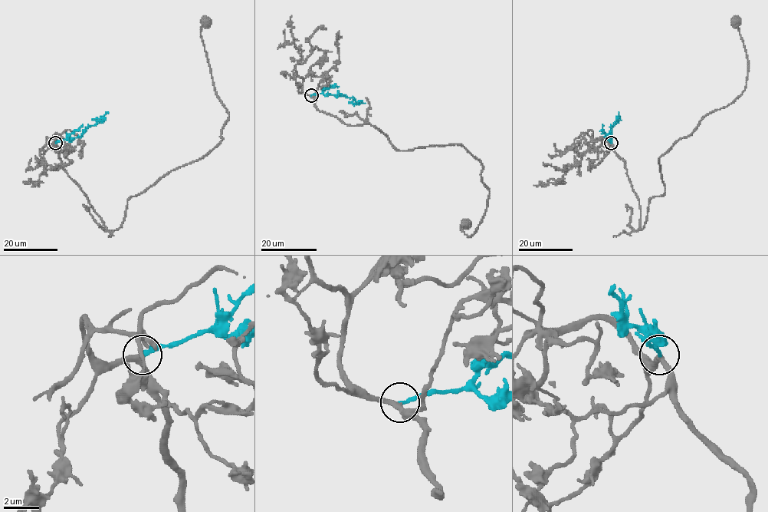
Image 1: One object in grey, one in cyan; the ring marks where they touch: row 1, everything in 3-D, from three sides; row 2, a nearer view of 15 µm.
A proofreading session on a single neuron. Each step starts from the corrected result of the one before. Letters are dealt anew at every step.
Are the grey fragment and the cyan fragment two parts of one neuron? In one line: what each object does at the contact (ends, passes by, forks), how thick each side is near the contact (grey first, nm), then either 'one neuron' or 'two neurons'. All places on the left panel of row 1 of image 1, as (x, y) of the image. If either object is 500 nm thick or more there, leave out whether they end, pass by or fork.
grey passes by; cyan ends; calibres 280 and 240 nm; one neuron

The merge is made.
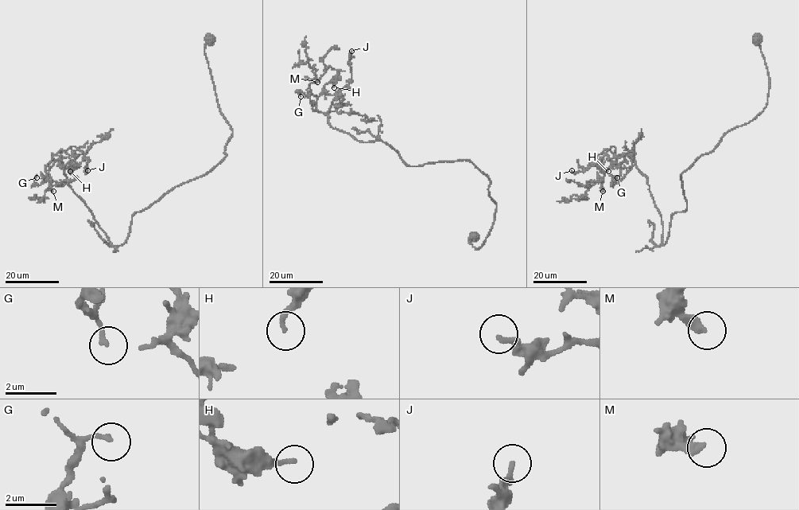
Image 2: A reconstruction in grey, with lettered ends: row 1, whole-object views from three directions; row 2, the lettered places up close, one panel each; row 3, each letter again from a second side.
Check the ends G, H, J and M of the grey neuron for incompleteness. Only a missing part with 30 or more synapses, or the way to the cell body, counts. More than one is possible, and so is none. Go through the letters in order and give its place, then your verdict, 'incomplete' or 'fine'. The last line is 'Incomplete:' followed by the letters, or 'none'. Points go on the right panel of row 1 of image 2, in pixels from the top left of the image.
G: (617, 177) | fine
H: (608, 171) | fine
J: (572, 170) | fine
M: (603, 191) | fine
Incomplete: none

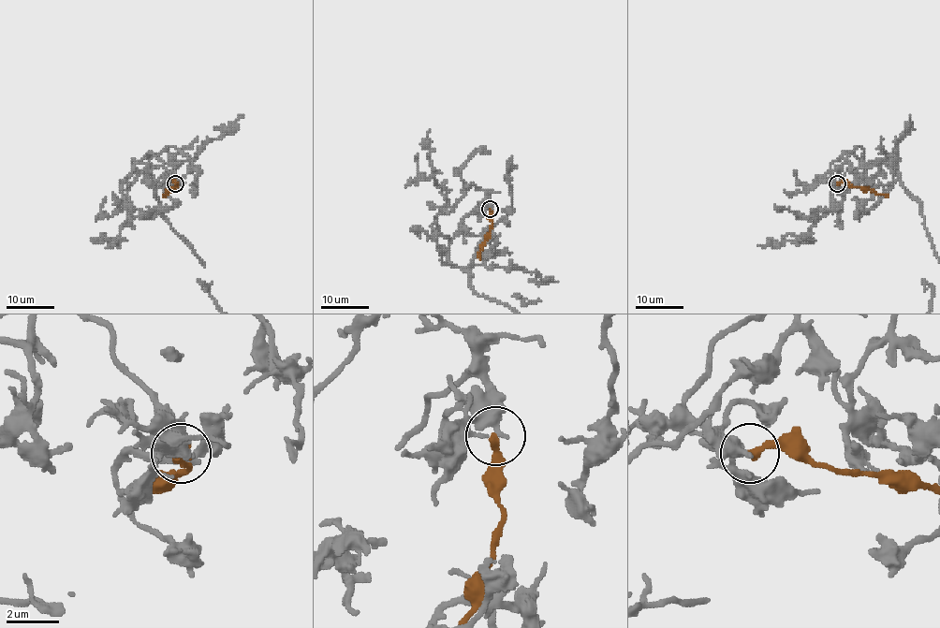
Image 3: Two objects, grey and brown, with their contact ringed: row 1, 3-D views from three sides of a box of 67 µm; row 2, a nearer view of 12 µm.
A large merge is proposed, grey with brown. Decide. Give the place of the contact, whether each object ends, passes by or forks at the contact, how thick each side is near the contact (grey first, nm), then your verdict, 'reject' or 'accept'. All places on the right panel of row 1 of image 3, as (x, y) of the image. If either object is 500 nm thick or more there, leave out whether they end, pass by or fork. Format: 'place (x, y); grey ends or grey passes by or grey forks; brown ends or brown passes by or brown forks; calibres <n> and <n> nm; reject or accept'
place (837, 183); grey passes by; brown ends; calibres 400 and 320 nm; reject

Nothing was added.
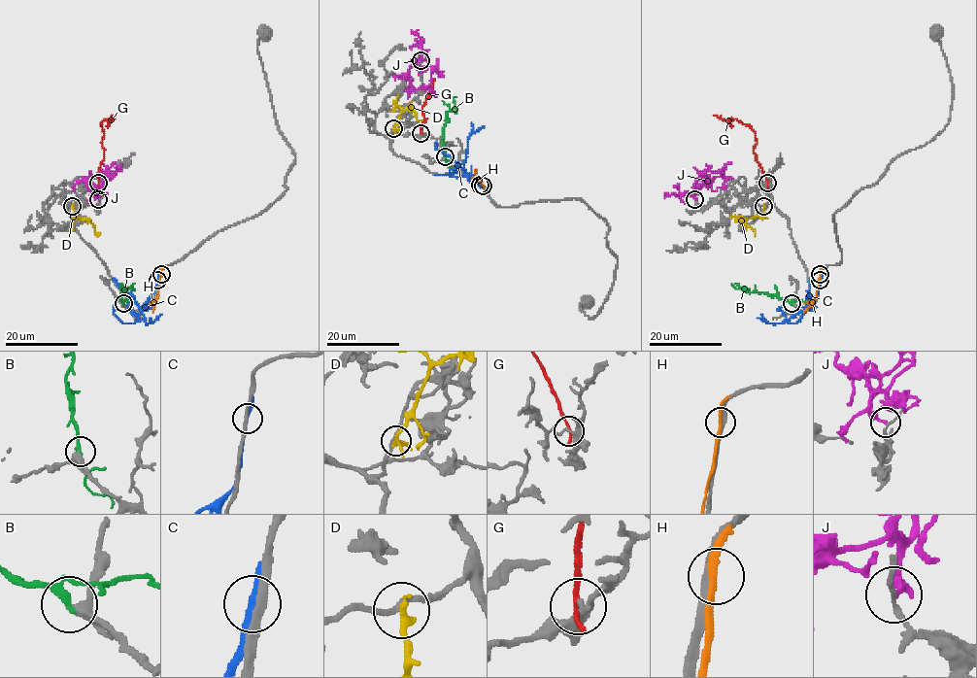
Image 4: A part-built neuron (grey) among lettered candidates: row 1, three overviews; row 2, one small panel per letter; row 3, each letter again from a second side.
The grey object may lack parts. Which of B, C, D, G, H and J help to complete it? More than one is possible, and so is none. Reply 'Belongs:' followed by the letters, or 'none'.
Belongs: B

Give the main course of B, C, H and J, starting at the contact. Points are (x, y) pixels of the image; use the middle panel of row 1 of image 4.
B: (445, 156), (442, 142), (445, 118), (454, 105), (454, 97)
C: (480, 185), (464, 171), (465, 154), (467, 138), (484, 125)
H: (483, 186), (474, 168)
J: (421, 60), (409, 70), (408, 80), (416, 89), (428, 86), (436, 96)

